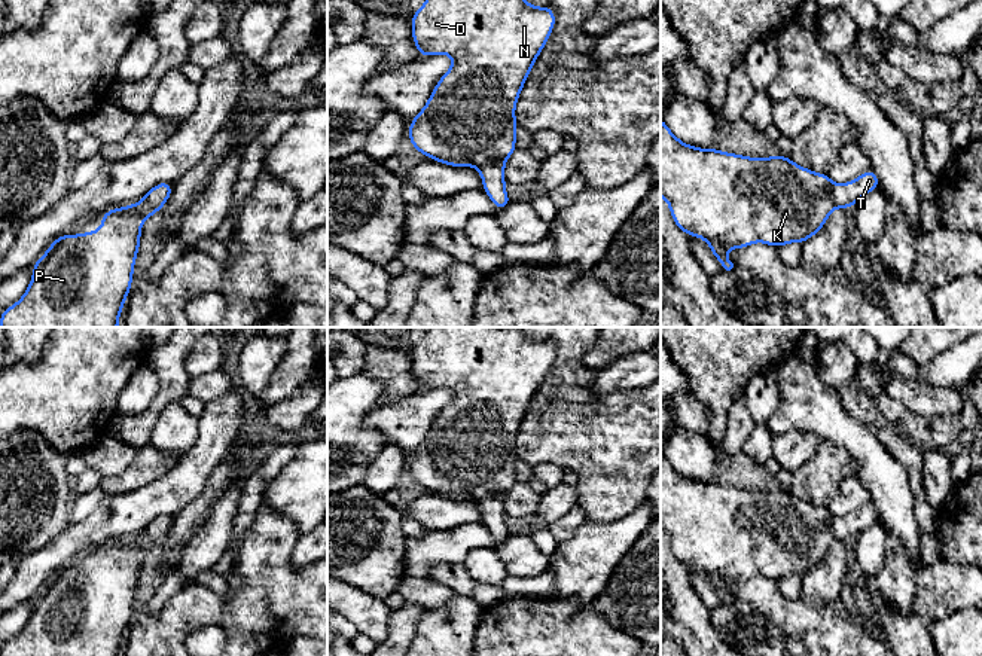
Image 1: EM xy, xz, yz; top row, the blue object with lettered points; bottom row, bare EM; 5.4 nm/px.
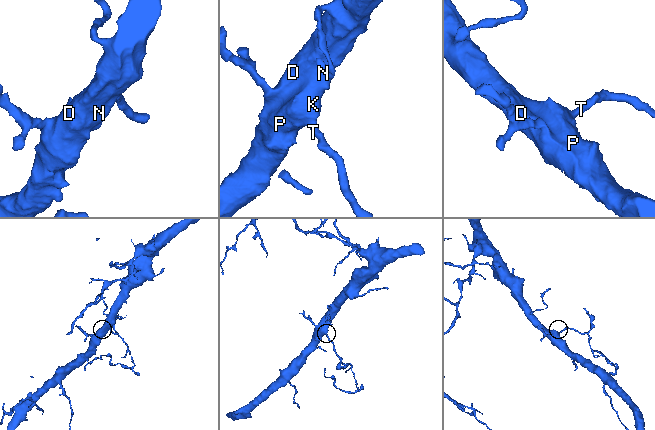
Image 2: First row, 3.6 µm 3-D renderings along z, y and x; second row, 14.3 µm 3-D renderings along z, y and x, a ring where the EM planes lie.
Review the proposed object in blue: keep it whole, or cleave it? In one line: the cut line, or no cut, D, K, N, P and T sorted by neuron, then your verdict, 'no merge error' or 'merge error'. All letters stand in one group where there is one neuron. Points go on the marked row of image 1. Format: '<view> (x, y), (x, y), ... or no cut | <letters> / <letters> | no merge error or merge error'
no cut | D K N P T | no merge error

